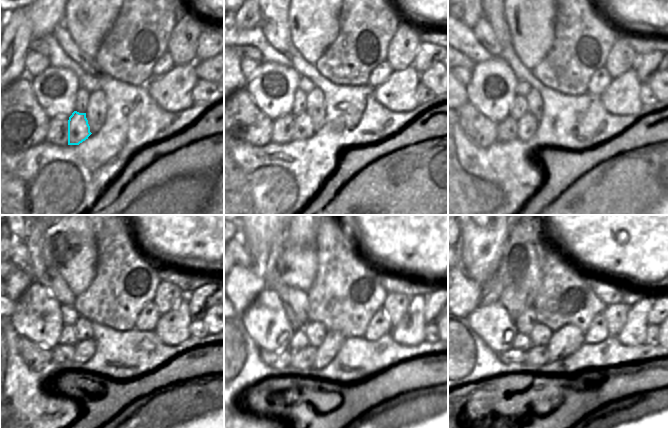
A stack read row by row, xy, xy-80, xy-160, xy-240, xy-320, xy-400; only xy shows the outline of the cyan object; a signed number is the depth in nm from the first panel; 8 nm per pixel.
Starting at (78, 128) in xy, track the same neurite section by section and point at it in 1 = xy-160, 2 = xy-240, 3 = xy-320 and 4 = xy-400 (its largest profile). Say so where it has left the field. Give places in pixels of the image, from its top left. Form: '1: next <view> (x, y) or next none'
1: next xy-160 (527, 124)
2: next xy-240 (83, 350)
3: next xy-320 (333, 340)
4: next xy-400 (563, 342)

